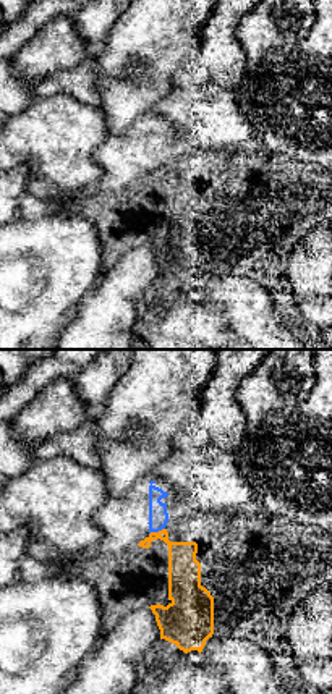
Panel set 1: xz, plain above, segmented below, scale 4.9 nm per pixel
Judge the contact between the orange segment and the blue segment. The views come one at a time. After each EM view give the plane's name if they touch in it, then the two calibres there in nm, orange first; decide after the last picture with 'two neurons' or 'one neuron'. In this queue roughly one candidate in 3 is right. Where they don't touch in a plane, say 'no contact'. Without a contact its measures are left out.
meets orange in xz; 160 nm thick on the orange side, 100 nm on the other

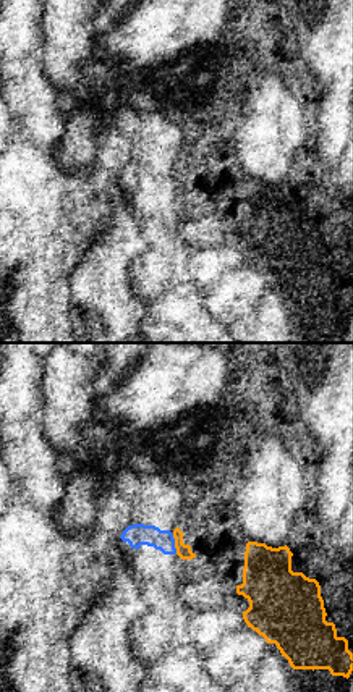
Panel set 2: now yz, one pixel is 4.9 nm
meets orange in yz; 70 nm thick on the orange side, 110 nm on the other

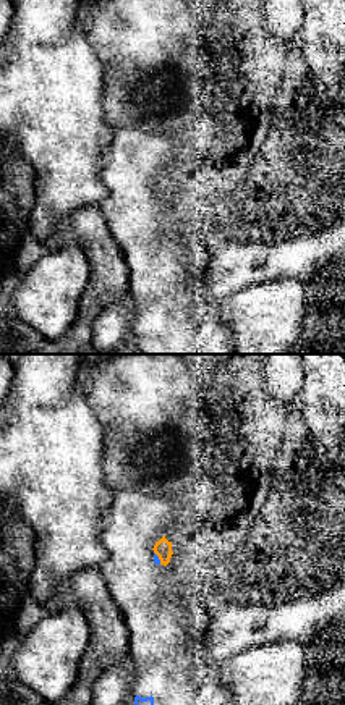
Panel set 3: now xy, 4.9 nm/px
meets orange in xy; 90 nm thick on the orange side, 30 nm on the other

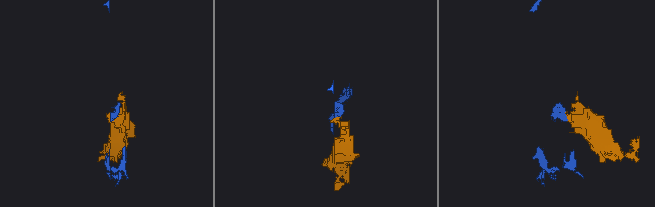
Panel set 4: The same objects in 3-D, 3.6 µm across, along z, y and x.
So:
two neurons

